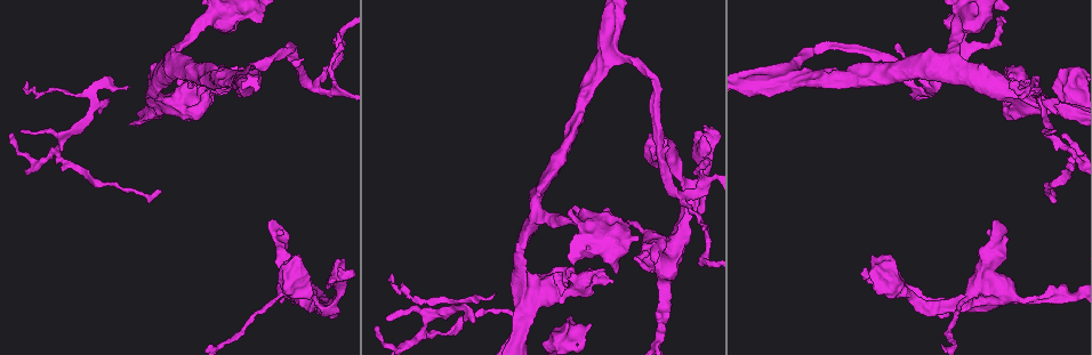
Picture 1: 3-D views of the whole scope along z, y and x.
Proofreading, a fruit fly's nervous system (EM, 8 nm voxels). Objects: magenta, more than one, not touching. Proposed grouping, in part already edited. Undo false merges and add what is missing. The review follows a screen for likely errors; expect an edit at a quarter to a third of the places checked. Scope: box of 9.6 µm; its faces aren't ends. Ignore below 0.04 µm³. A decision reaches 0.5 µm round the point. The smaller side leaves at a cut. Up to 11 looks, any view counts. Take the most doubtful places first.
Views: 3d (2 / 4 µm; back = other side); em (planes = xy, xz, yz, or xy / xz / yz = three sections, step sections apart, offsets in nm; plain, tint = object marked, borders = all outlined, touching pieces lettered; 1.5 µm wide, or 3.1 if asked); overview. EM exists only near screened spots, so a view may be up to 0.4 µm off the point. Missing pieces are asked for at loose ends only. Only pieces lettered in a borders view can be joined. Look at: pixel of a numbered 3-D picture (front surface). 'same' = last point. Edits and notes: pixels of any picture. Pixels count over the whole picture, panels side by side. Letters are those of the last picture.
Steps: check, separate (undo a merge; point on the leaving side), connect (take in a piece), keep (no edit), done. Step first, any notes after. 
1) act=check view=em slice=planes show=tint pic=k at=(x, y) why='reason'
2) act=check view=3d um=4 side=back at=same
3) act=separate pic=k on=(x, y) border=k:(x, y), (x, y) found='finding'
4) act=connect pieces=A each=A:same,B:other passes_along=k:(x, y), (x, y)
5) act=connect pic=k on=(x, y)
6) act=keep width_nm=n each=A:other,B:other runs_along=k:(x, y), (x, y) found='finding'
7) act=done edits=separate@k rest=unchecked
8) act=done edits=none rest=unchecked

act=check view=em slice=planes show=plain pic=1 at=(893, 258) why='stops while still wide'

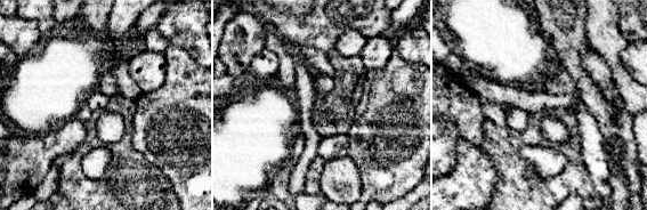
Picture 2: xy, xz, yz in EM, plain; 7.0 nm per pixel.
act=check view=em slice=planes show=tint at=same why='where the object lies'

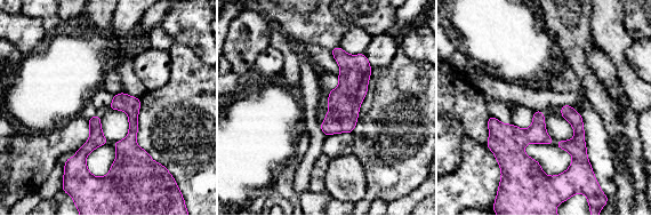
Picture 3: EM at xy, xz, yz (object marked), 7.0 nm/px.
act=check view=em slice=planes show=borders at=same

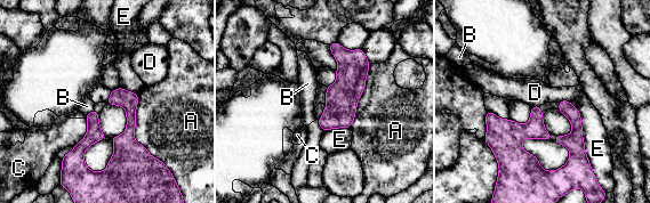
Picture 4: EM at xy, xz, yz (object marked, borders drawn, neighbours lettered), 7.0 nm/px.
act=keep each=A:other,B:other,C:other,D:other,E:other runs_along=4:(505, 122), (566, 140), (576, 170) found='no lettered piece goes on from it'

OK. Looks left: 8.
act=check view=3d um=4 side=back pic=1 at=(386, 320) why='thin end'

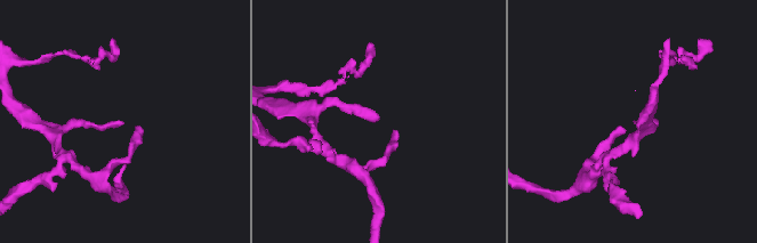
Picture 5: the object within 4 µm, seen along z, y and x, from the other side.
act=check view=em slice=yz step=8 show=borders pic=5 at=(121, 124)

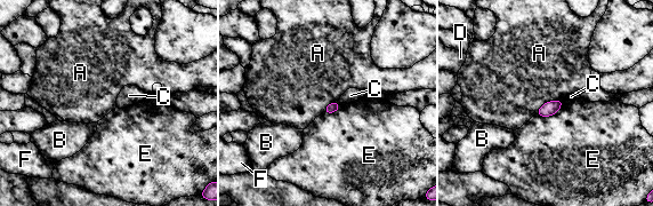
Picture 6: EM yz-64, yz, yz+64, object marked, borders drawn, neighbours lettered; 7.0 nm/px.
act=check view=em slice=planes show=borders at=same

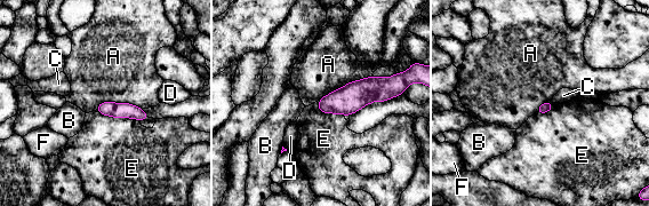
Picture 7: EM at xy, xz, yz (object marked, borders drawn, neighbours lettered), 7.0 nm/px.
act=keep width_nm=70 longest_contact=A:420nm each=A:other,B:other,C:other,D:other,E:other,F:other found='none of them fits'

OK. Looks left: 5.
act=check view=em slice=planes show=tint pic=1 at=(985, 251) why='thick turns thin'

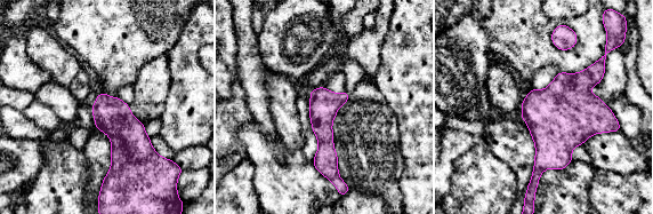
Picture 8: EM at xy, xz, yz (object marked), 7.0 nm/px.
act=check view=em slice=planes show=borders at=same

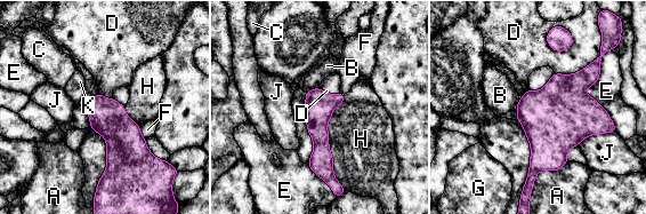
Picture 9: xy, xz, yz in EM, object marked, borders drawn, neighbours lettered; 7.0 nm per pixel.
act=keep each=A:other,B:other,C:other,D:other,E:other,F:other,G:other,H:other,J:other,K:other border=9:(344, 95), (328, 147), (345, 189) found='all the same neuron'

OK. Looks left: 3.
act=check view=3d um=2 pic=1 at=(158, 193) why='tapers out'

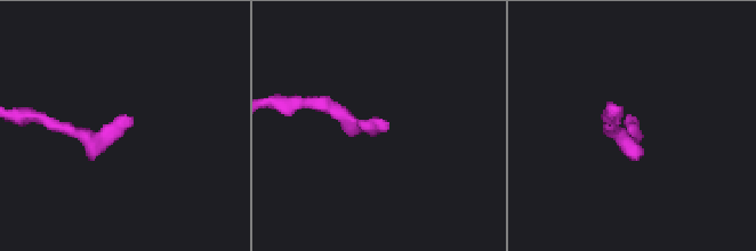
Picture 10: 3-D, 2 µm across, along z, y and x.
act=check view=em slice=xy step=4 show=borders pic=10 at=(635, 118) why='shape alone is not enough'

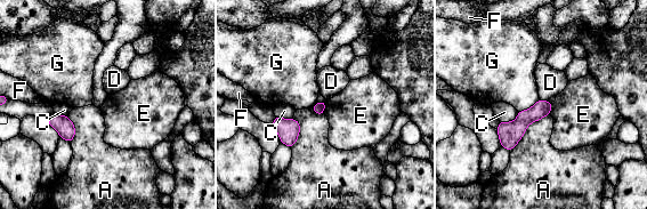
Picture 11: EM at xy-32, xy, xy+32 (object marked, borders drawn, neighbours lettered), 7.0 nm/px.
act=check view=em slice=planes show=borders at=same

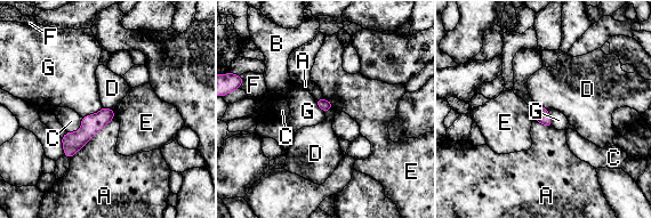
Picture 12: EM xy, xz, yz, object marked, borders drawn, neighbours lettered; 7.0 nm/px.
act=keep each=A:other,B:other,C:other,D:other,E:other,F:other,G:other border=12:(536, 104), (547, 110) found='none of them fits'

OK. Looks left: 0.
act=done edits=none rest=unchecked

